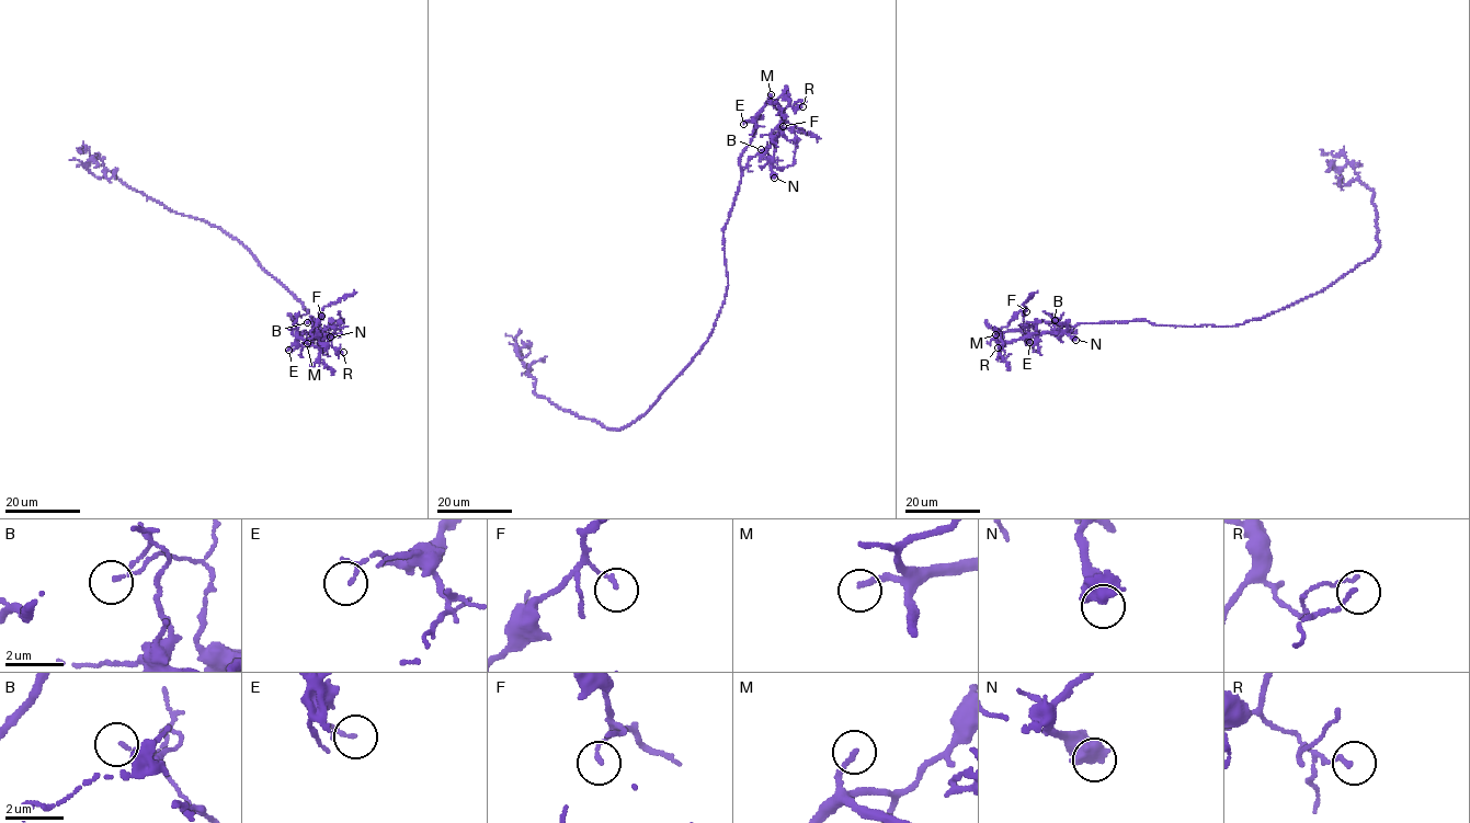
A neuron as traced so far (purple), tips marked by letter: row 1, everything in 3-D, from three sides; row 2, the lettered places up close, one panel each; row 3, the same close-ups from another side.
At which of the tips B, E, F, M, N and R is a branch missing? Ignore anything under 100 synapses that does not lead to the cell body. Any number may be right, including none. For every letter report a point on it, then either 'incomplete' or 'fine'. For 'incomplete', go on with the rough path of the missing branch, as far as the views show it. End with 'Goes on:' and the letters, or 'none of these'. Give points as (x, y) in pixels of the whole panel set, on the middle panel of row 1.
B: (761, 149) | fine
E: (743, 124) | fine
F: (783, 126) | fine
M: (771, 94) | incomplete
N: (774, 178) | fine
R: (802, 106) | fine
Goes on: M

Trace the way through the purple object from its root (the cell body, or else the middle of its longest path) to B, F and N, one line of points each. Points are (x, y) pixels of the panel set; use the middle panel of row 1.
B: (713, 328), (727, 285), (722, 227), (740, 180), (740, 156), (772, 101), (782, 122), (766, 152), (761, 149)
F: (713, 328), (727, 285), (722, 227), (740, 180), (740, 156), (770, 101), (776, 101), (783, 126)
N: (713, 328), (727, 285), (722, 227), (740, 180), (740, 156), (770, 101), (783, 112), (774, 178)

